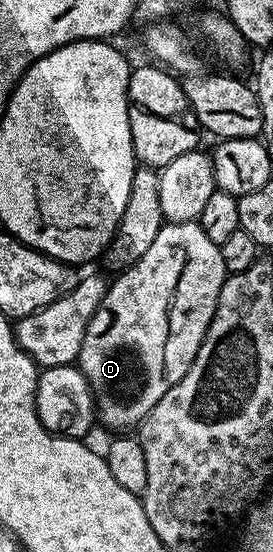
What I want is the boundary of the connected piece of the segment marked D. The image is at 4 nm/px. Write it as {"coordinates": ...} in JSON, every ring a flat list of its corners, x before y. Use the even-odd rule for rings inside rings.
{"coordinates":[[163,222,160,233,156,233,156,241,152,241,151,247,144,252,144,257,140,257,140,261,136,261,131,267,121,272,121,274,115,278,118,279,115,283,111,282,109,286,107,286,106,296,100,301,100,305,96,309,92,321,88,321,88,329,84,333,84,343,80,345,80,353,76,360,78,370,82,372,82,375,88,381,91,391,94,392,94,409,99,424,103,423,106,427,137,428,142,418,156,405,156,401,160,401,160,397,164,397,164,393,168,393,168,389,172,389,172,385,176,385,182,380,184,373,188,373,188,369,192,365,192,361,196,357,200,345,204,341,212,317,216,313,220,289,224,285,227,274,228,272,224,265,222,249,216,245,216,241,210,240,208,233,204,233,204,229,198,222]]}

